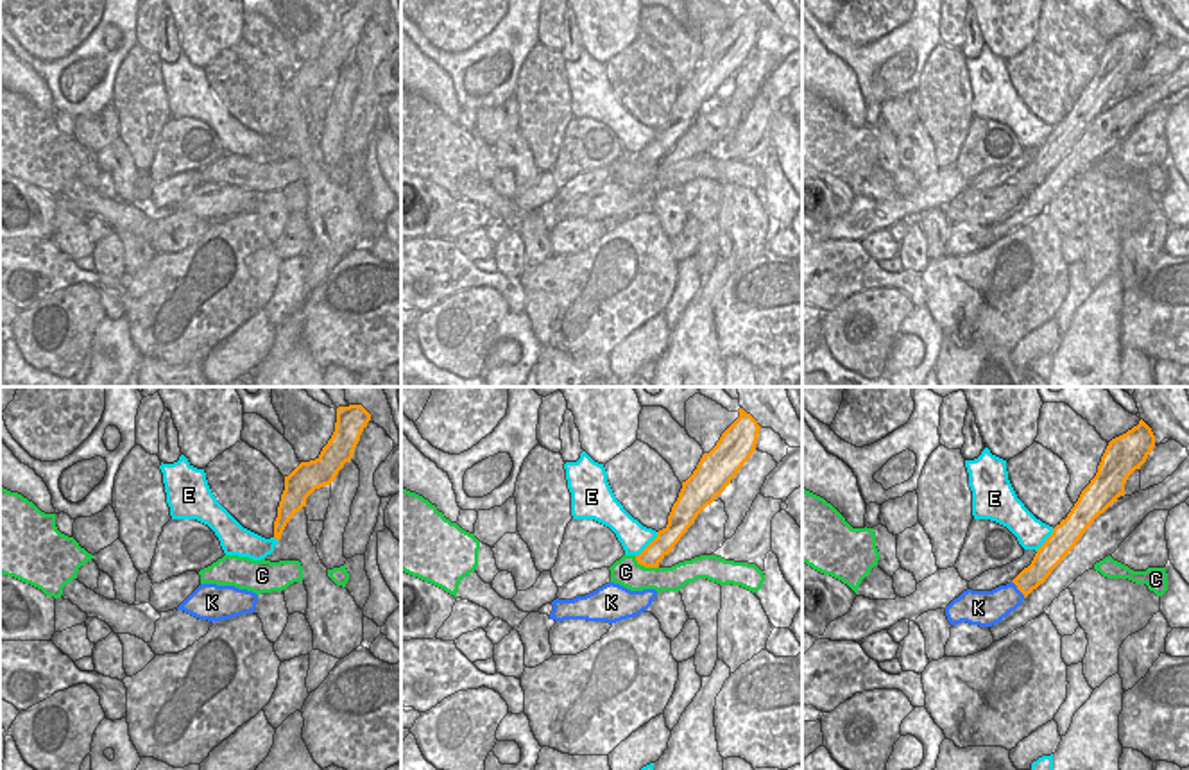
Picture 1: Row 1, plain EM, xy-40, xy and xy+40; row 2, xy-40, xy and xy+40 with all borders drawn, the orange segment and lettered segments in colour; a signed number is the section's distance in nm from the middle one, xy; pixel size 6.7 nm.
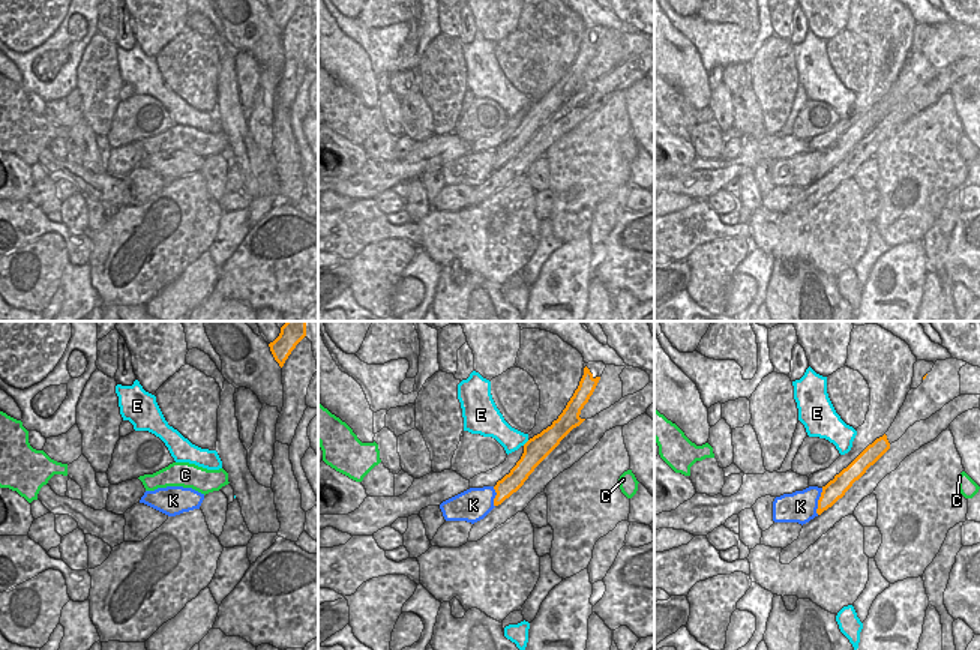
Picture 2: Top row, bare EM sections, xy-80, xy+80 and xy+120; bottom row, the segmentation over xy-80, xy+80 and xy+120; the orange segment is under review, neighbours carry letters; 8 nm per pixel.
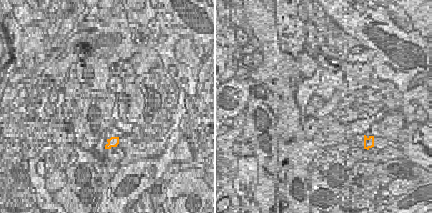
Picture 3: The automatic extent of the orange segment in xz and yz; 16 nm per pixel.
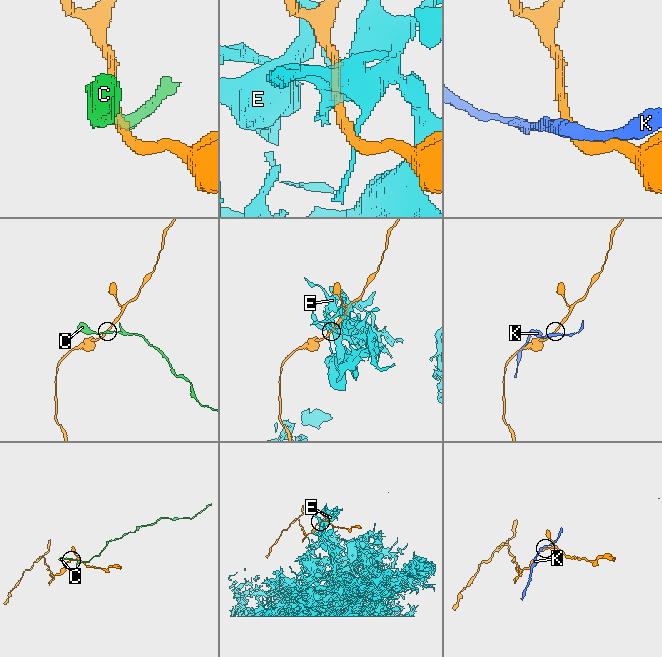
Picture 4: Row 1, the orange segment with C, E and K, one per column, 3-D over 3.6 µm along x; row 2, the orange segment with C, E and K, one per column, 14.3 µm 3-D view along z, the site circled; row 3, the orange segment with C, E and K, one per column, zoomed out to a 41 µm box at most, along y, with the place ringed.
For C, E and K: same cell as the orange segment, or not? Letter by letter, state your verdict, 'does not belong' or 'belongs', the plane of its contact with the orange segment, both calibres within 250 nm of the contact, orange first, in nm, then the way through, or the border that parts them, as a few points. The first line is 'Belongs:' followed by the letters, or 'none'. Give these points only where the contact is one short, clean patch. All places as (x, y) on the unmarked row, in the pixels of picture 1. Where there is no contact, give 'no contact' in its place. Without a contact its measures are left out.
Belongs: none
C: does not belong | xy | 140/190 nm | along xy (634, 154), (641, 163), (658, 167)
E: does not belong | xy | 150/200 nm
K: does not belong | xy+40 | 150/240 nm

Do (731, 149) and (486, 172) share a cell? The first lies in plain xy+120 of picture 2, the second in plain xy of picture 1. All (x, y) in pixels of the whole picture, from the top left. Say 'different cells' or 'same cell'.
different cells

